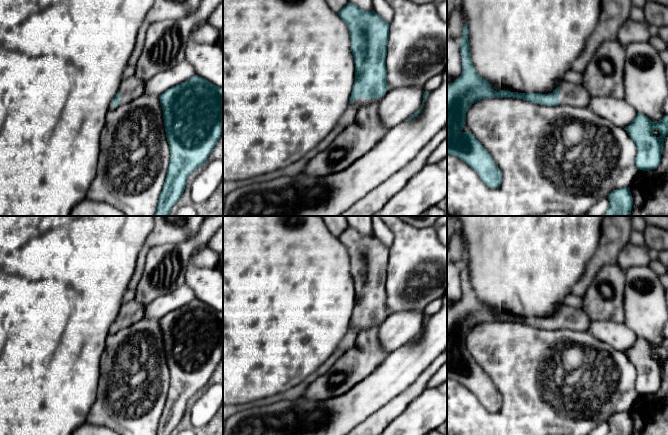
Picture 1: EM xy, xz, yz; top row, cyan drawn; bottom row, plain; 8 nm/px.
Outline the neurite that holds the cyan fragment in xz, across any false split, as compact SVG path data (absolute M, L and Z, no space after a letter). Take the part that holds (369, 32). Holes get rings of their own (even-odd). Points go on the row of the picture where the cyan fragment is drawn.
M350 2L338 12L338 15L347 24L350 33L351 51L355 61L355 81L350 104L354 103L359 110L374 100L381 99L387 92L386 56L389 24L374 10L363 11Z

